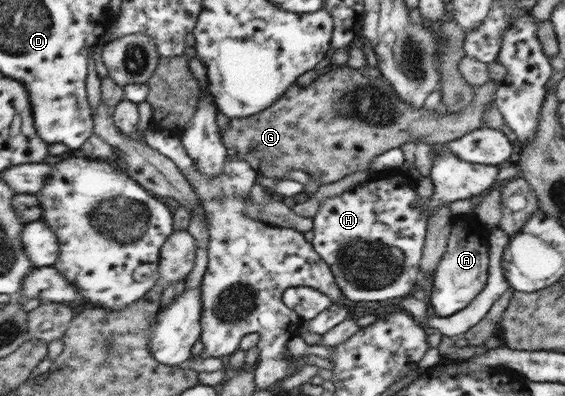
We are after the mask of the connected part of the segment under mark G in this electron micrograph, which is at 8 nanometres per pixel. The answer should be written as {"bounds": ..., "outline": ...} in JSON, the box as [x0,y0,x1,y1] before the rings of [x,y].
{"bounds":[219,65,498,184],"outline":[[[368,65],[364,66],[361,69],[351,69],[348,66],[339,67],[336,71],[330,71],[325,75],[319,75],[318,78],[308,87],[300,87],[297,83],[292,85],[280,100],[276,101],[270,108],[266,110],[262,110],[259,114],[256,113],[246,118],[234,118],[230,120],[229,127],[226,130],[219,129],[219,134],[221,135],[220,139],[222,143],[227,147],[227,152],[229,153],[231,158],[236,158],[238,160],[246,160],[254,171],[258,175],[262,175],[265,177],[272,177],[275,180],[280,179],[286,172],[290,170],[300,170],[303,172],[308,172],[310,175],[313,175],[313,178],[320,184],[334,183],[334,181],[338,181],[346,175],[350,175],[351,173],[356,173],[356,171],[364,171],[369,170],[369,165],[377,155],[384,153],[392,148],[400,148],[406,143],[418,143],[424,142],[431,145],[438,144],[448,144],[449,142],[455,141],[456,139],[462,138],[465,134],[468,134],[472,131],[481,129],[485,127],[484,123],[484,114],[486,108],[488,108],[488,104],[492,102],[492,97],[495,96],[495,92],[497,91],[498,82],[491,80],[488,83],[484,83],[484,85],[476,88],[476,93],[474,95],[474,99],[472,99],[472,103],[466,107],[466,109],[460,110],[455,114],[444,114],[443,116],[439,116],[437,113],[433,113],[433,111],[427,111],[424,107],[416,110],[410,106],[410,104],[402,102],[398,95],[395,92],[392,92],[390,87],[388,86],[389,82],[386,78],[383,77],[383,74],[378,69],[378,67],[370,67]]]}

